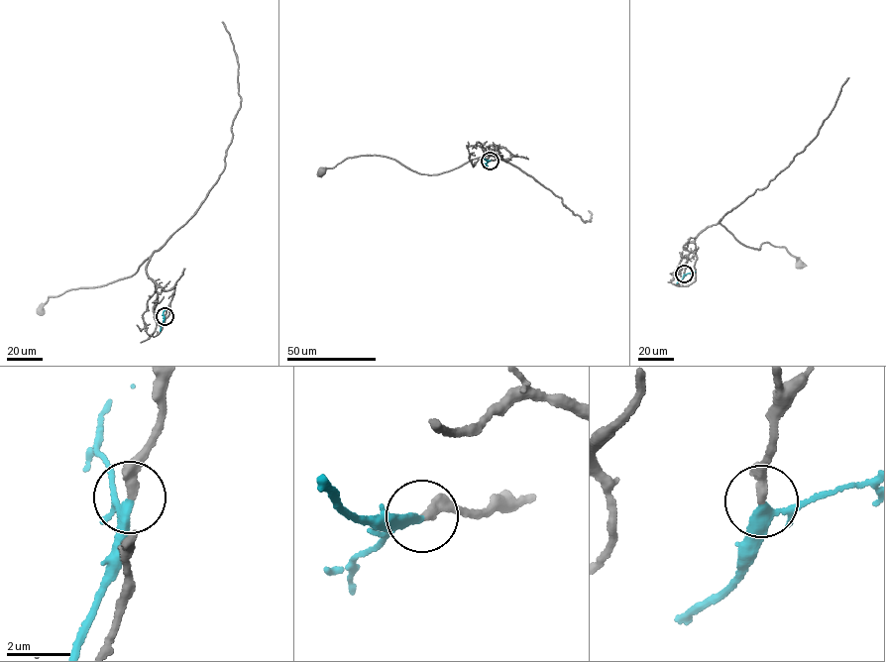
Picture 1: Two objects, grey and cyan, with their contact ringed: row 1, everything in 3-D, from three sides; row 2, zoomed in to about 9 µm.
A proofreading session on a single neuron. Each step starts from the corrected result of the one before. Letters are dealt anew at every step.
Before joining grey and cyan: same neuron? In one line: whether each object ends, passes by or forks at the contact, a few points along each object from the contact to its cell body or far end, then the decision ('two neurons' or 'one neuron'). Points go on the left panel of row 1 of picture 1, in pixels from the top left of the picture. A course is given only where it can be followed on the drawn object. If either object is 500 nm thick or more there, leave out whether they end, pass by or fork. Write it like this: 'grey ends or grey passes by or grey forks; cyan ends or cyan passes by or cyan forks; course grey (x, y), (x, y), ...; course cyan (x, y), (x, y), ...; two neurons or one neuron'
grey ends; cyan passes by; course grey (165, 316), (174, 289), (163, 289), (148, 278), (146, 268), (149, 258), (130, 276), (50, 296), (40, 311); course cyan (165, 316), (161, 331); one neuron

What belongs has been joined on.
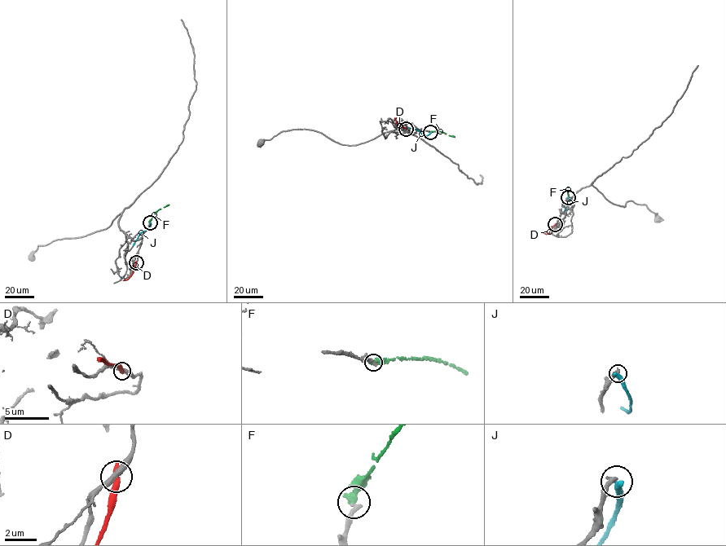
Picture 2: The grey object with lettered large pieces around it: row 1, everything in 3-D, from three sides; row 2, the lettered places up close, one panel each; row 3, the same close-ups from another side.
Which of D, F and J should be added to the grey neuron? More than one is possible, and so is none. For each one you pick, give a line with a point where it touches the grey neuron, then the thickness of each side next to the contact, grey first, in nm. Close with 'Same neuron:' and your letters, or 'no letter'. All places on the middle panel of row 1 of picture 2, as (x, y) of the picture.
Same neuron: no letter

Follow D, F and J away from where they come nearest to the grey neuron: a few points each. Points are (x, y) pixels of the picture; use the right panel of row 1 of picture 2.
D: (555, 224), (549, 232), (543, 231)
F: (568, 196), (568, 187)
J: (568, 197), (570, 203), (565, 211)

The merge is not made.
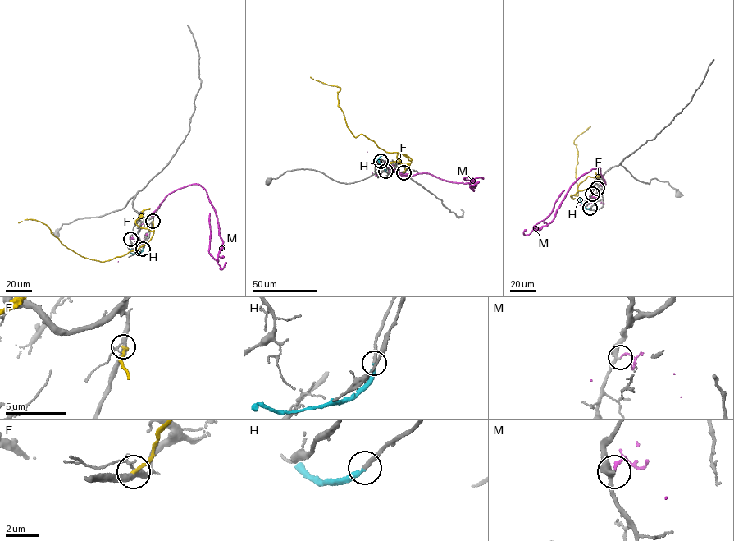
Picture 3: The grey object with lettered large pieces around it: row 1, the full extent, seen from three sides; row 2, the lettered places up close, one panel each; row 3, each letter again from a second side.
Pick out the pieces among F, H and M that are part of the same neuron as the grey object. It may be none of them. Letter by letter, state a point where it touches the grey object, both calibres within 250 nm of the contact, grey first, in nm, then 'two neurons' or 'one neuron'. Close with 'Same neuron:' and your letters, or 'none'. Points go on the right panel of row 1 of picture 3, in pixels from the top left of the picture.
F: (597, 188) | 320/200 nm | two neurons
H: (590, 208) | 280/280 nm | one neuron
M: (592, 194) | 260/170 nm | two neurons
Same neuron: H

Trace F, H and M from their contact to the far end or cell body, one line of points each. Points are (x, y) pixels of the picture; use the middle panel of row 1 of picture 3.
F: (403, 172), (411, 162), (407, 157), (385, 151), (364, 135), (353, 136), (338, 106), (339, 87), (310, 77)
H: (385, 171), (378, 159), (383, 154)
M: (380, 161), (405, 176), (427, 172), (472, 182), (473, 190), (471, 178), (464, 178), (472, 179)

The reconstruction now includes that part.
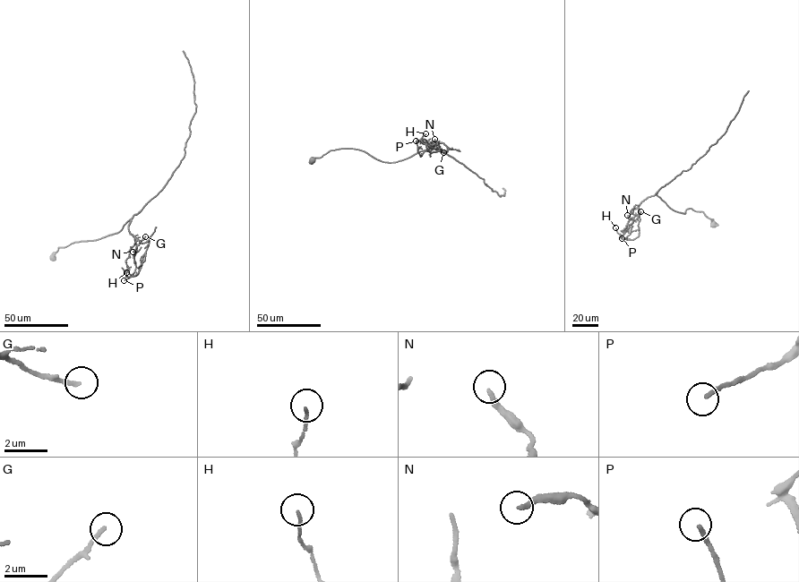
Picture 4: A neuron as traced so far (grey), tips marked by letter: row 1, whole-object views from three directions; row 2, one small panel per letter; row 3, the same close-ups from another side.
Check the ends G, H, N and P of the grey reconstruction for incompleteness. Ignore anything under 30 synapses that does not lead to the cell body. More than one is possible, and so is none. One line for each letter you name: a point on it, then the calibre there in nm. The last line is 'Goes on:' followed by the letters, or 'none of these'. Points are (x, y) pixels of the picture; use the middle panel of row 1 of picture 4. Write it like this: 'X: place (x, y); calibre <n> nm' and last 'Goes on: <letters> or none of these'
Goes on: none of these

